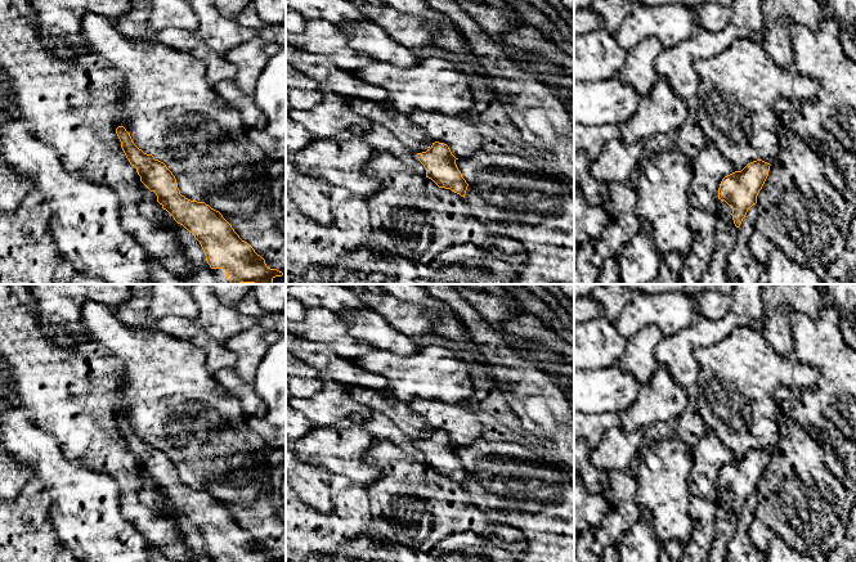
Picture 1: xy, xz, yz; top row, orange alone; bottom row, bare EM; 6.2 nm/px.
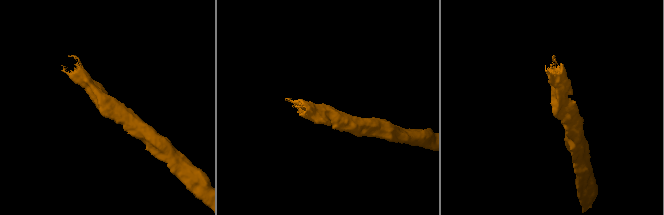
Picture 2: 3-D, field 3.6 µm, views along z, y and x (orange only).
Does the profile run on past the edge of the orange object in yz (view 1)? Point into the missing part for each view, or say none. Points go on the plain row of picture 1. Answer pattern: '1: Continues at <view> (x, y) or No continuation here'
1: No continuation here

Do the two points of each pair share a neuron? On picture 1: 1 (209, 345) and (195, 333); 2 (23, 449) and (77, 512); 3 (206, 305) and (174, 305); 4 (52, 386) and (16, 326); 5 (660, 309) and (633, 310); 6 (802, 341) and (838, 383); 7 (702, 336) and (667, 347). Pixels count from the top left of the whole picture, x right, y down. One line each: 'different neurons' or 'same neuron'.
1: same neuron
2: same neuron
3: different neurons
4: same neuron
5: same neuron
6: same neuron
7: same neuron

